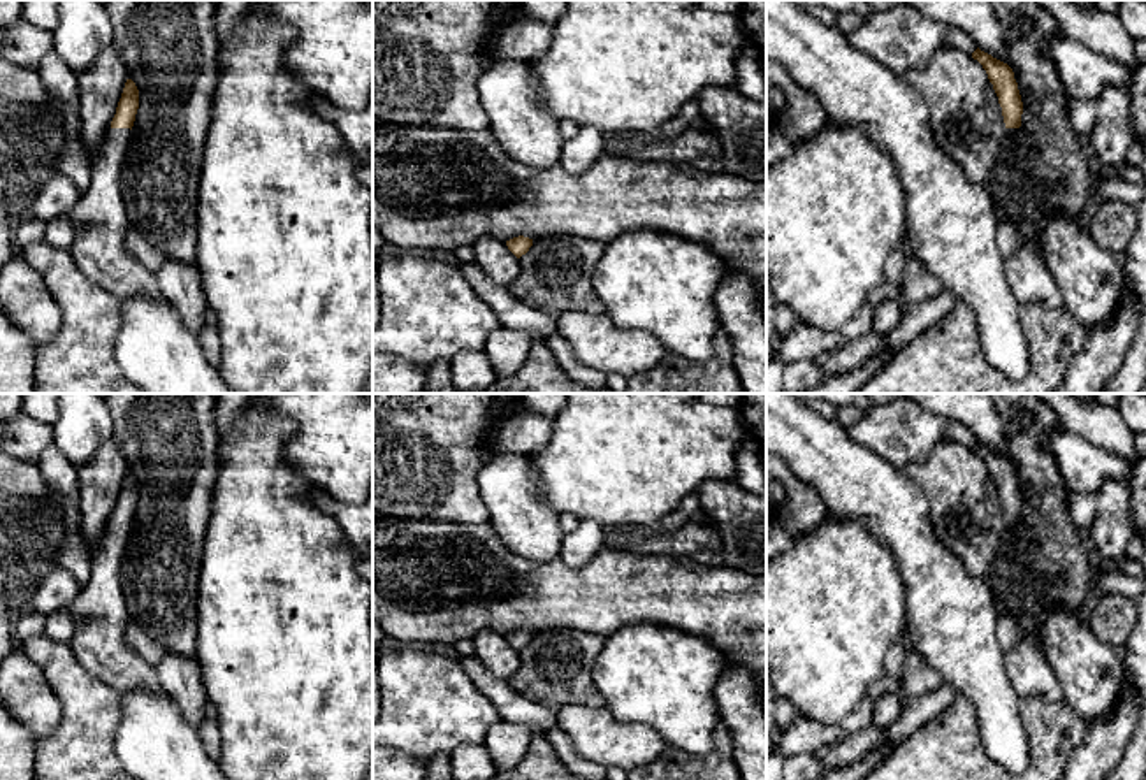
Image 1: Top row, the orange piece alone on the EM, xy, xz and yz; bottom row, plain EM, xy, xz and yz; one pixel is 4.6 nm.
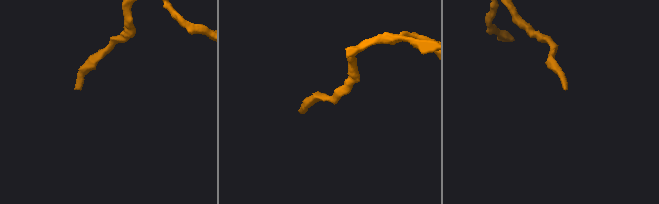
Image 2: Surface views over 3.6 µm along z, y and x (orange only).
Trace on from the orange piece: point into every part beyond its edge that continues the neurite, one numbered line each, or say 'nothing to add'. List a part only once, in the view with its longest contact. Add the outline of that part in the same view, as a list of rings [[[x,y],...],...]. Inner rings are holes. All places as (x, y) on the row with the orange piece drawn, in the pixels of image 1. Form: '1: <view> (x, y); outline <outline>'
1: xy (99, 252); outline [[[111,128],[98,158],[91,163],[91,181],[70,211],[70,220],[84,230],[69,248],[79,271],[118,299],[134,293],[162,295],[156,274],[125,248],[130,228],[123,204],[120,172],[130,128]]]

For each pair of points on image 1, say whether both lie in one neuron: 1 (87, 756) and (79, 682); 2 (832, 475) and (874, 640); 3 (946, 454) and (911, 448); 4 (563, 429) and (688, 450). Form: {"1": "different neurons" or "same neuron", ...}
{"1": "same neuron", "2": "different neurons", "3": "different neurons", "4": "same neuron"}

